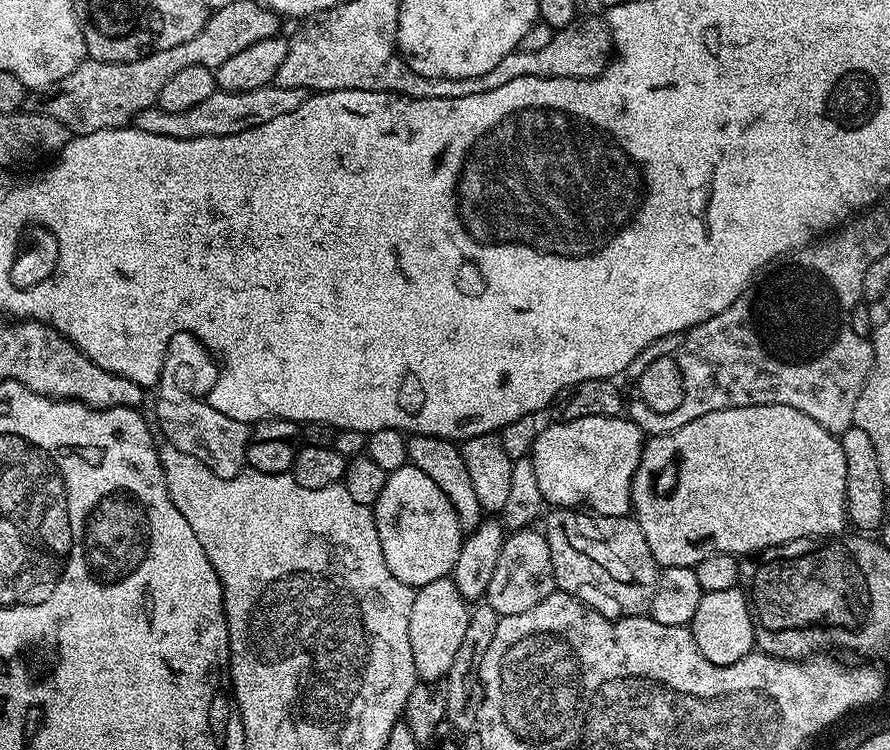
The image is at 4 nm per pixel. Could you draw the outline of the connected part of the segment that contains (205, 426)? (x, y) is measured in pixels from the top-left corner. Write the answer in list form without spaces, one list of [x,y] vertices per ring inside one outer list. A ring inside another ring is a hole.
[[[179,332],[170,338],[168,355],[160,371],[160,383],[154,389],[156,416],[160,419],[163,439],[186,455],[198,458],[214,474],[229,480],[246,468],[249,425],[218,414],[208,404],[208,392],[214,386],[218,365],[204,343],[191,332]]]

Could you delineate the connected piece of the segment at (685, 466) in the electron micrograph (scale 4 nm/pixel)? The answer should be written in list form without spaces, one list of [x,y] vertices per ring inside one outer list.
[[[755,404],[741,408],[714,410],[710,414],[702,414],[702,418],[694,418],[694,422],[686,422],[673,432],[661,436],[648,436],[644,441],[642,458],[638,462],[638,470],[634,470],[632,479],[632,512],[638,526],[642,526],[642,534],[646,534],[646,546],[650,546],[650,554],[654,554],[657,565],[666,568],[695,568],[702,558],[710,558],[714,554],[730,554],[744,558],[747,552],[762,554],[767,548],[777,548],[798,538],[823,538],[838,536],[845,531],[849,523],[846,500],[846,455],[839,439],[827,432],[821,424],[814,422],[802,410],[794,410],[794,406],[778,406],[777,404]]]

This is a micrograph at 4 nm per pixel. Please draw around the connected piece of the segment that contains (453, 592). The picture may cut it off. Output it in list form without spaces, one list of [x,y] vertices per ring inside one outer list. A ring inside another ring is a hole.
[[[446,576],[438,582],[426,582],[426,586],[416,589],[414,606],[410,606],[410,654],[414,654],[414,670],[424,682],[440,682],[447,677],[454,658],[458,655],[458,646],[466,634],[469,601],[458,594],[458,586]]]

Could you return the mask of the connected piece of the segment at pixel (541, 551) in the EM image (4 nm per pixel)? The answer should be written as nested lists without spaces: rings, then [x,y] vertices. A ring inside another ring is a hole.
[[[522,528],[505,535],[502,554],[498,554],[498,567],[490,578],[486,602],[500,616],[522,614],[530,606],[538,606],[542,598],[557,591],[554,578],[554,562],[550,562],[550,546],[543,531]]]

